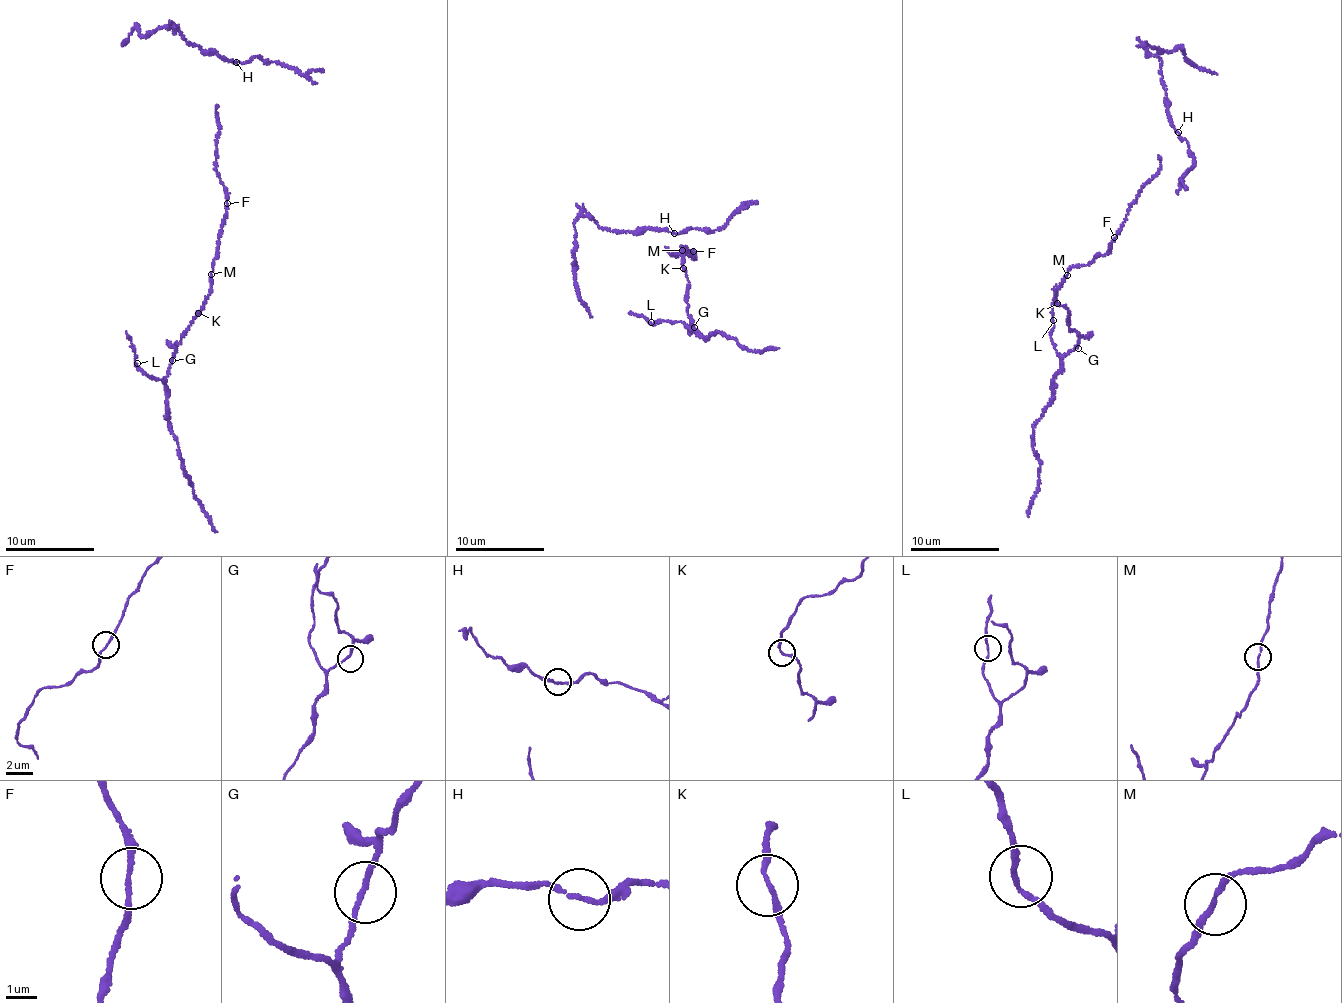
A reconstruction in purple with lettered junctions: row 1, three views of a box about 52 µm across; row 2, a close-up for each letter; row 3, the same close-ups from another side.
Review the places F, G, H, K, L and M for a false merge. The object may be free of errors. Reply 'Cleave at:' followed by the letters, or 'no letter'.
Cleave at: H

